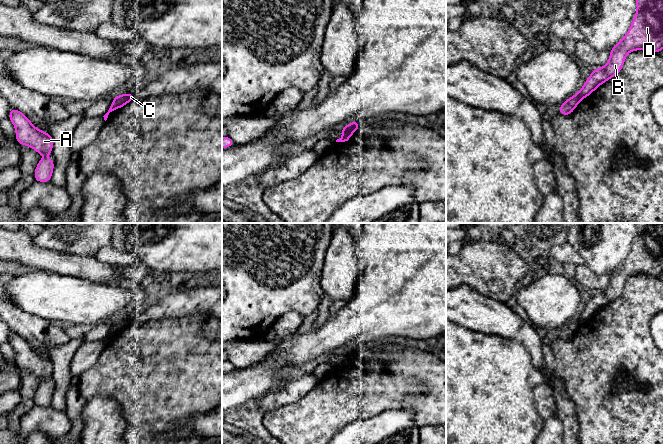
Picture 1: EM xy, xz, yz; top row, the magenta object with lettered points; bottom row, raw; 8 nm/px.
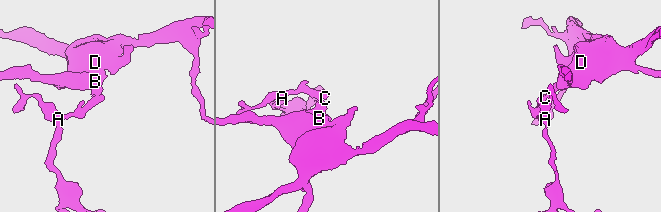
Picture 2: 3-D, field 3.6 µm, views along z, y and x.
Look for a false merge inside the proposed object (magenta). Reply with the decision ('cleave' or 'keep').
cleave

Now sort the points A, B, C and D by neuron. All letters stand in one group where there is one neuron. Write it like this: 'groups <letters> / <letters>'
groups A C / B D

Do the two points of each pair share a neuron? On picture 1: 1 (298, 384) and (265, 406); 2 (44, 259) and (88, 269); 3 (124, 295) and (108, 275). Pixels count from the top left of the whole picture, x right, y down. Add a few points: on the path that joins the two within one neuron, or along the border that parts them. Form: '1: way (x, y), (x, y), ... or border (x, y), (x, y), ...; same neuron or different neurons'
1: way (290, 392), (273, 401); same neuron
2: way (55, 262), (77, 266); same neuron
3: border (90, 280), (102, 283), (129, 283); different neurons

